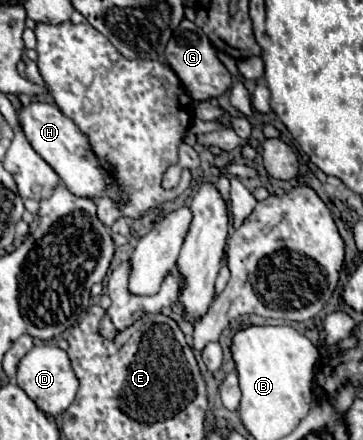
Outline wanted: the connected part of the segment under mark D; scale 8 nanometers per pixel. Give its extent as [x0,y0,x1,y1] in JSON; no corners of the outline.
[17,344,79,418]

